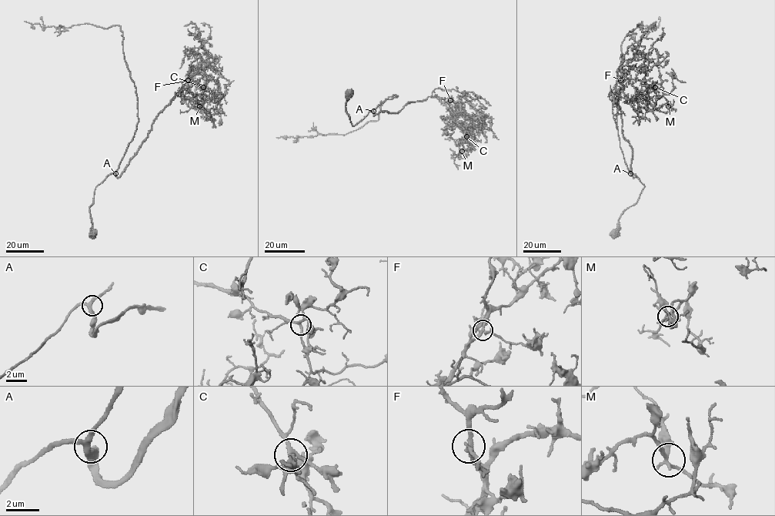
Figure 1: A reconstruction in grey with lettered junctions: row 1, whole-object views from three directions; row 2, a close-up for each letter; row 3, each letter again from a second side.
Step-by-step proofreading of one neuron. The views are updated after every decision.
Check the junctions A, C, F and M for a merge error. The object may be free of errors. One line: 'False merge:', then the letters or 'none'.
False merge: none

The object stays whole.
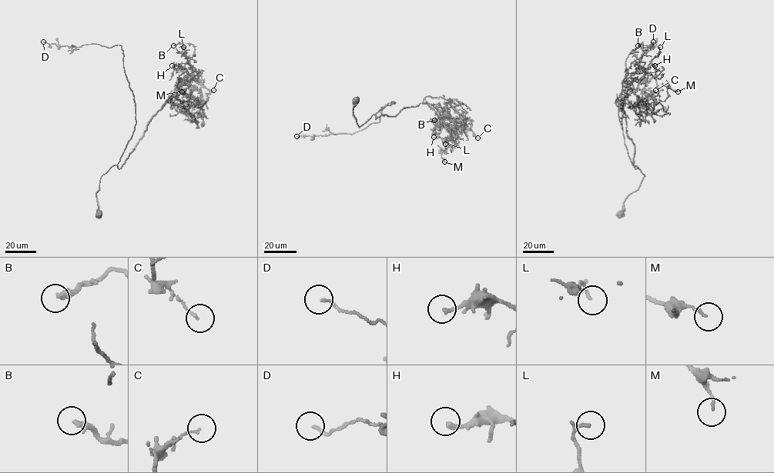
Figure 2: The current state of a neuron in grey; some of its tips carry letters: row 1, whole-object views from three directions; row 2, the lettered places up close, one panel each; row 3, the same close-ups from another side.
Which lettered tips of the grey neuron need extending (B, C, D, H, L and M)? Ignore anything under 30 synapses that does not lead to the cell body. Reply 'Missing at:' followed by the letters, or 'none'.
Missing at: none

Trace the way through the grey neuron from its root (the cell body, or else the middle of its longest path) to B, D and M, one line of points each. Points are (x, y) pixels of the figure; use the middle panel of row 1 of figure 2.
B: (356, 100), (359, 127), (373, 114), (395, 116), (420, 103), (452, 106), (460, 117), (448, 125), (434, 120)
D: (356, 100), (353, 113), (359, 127), (386, 105), (395, 102), (381, 107), (378, 122), (354, 133), (296, 136)
M: (356, 100), (359, 127), (373, 114), (430, 104), (450, 135), (444, 161)

